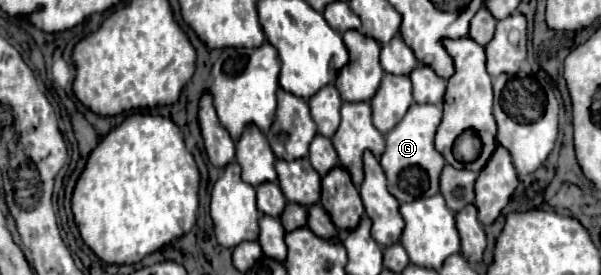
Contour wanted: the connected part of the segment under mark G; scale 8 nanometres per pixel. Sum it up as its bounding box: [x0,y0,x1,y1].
[380,104,446,202]

